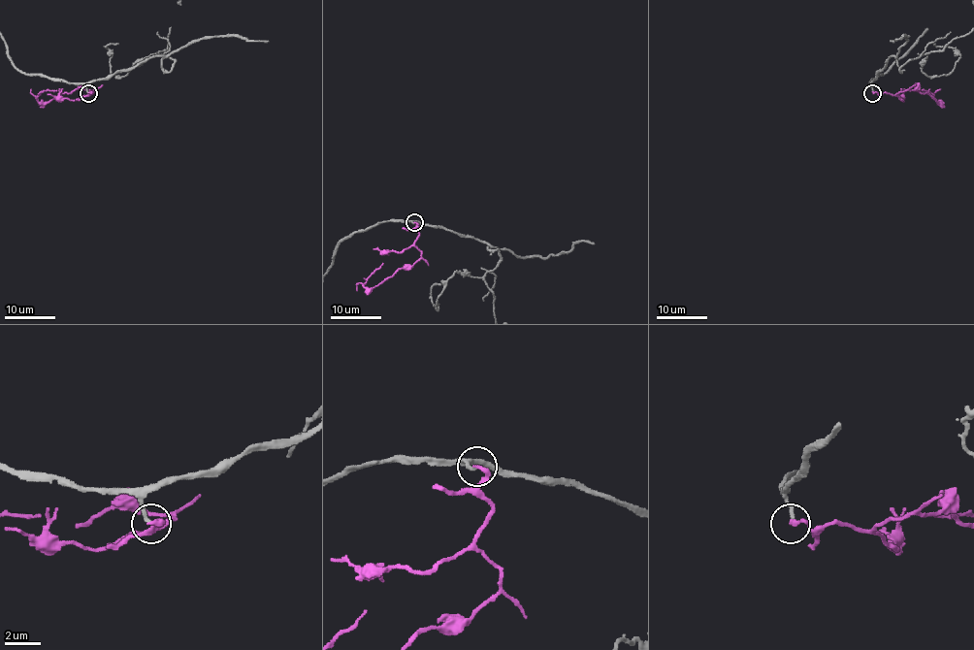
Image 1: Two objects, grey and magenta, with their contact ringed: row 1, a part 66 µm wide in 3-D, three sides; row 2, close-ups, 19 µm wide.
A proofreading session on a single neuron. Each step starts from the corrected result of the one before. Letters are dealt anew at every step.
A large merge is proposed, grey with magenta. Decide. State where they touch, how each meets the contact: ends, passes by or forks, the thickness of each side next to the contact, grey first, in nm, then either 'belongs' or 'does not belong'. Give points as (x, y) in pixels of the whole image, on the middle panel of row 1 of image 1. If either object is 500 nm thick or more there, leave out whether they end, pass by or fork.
place (414, 222); grey ends; magenta ends; calibres 200 and 260 nm; belongs

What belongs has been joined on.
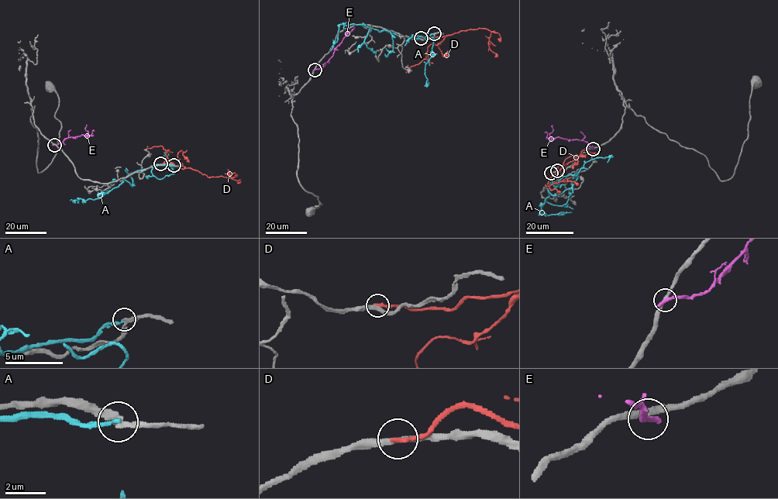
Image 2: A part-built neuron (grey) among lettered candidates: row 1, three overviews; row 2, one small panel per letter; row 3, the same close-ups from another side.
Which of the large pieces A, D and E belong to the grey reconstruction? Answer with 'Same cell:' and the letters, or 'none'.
Same cell: none

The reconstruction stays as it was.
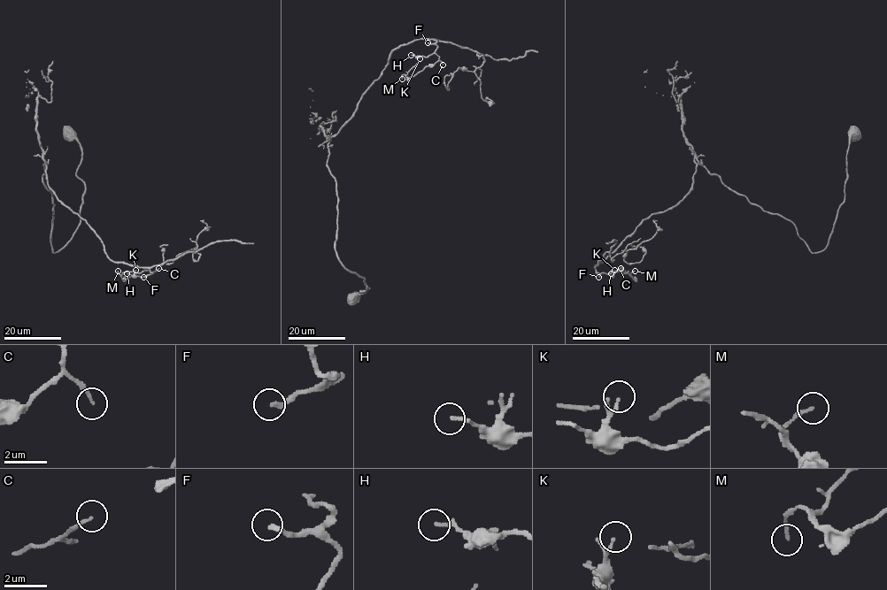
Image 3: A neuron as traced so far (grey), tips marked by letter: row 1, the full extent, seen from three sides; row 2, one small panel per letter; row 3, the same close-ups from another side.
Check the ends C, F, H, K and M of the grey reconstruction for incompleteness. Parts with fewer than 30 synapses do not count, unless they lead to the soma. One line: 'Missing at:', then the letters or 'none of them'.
Missing at: F

